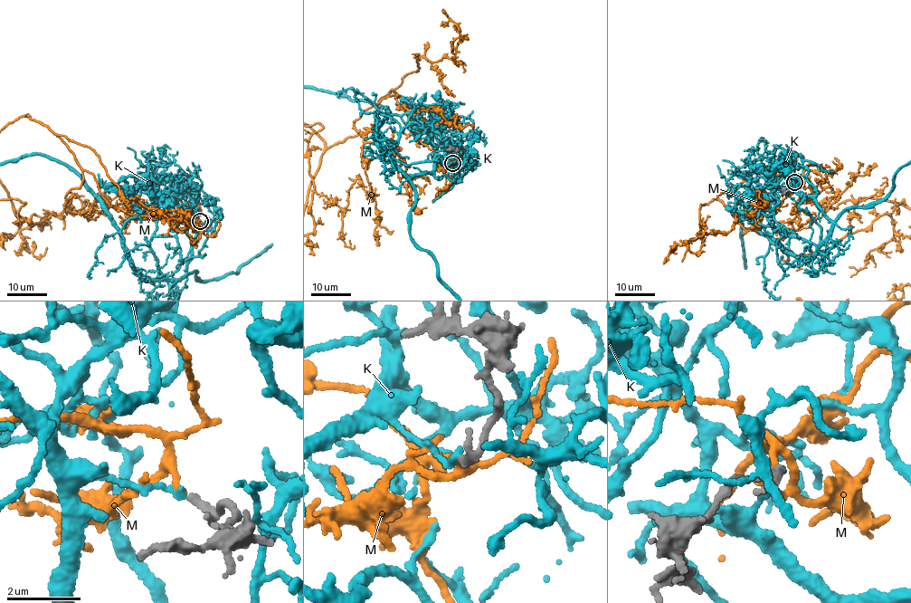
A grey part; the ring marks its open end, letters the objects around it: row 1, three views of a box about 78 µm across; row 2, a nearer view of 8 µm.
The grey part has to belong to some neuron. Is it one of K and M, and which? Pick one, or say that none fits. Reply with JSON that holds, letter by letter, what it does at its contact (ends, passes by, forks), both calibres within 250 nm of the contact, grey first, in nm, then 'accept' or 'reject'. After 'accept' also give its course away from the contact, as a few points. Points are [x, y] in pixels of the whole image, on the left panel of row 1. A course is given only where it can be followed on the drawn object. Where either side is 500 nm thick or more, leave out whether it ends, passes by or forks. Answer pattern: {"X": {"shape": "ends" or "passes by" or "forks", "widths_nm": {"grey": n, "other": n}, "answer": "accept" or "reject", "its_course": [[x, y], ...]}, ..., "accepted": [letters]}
{"K": {"shape": "ends", "widths_nm": {"grey": 240, "other": 150}, "answer": "reject"}, "M": {"shape": "ends", "widths_nm": {"grey": 220, "other": 160}, "answer": "accept"}, "accepted": ["M"]}

